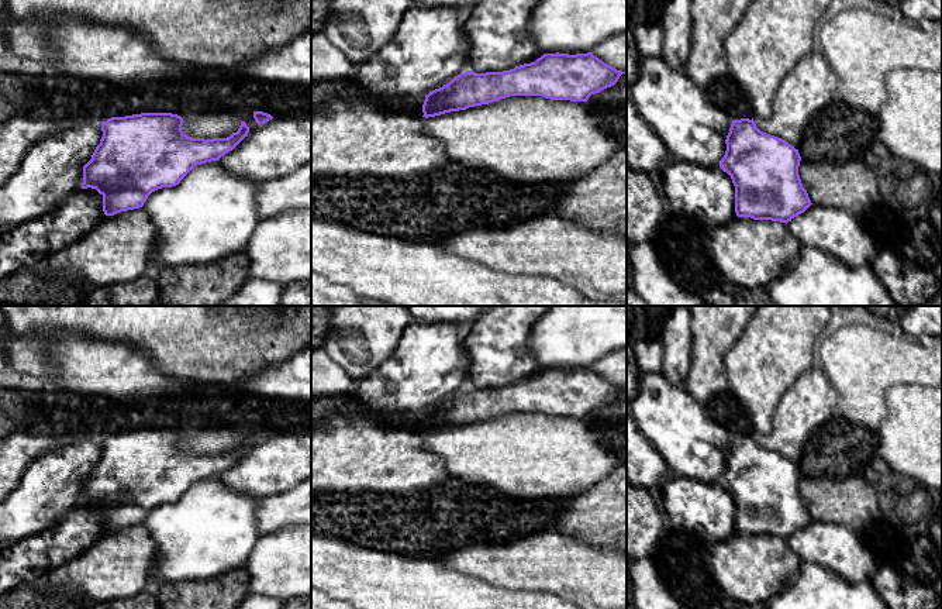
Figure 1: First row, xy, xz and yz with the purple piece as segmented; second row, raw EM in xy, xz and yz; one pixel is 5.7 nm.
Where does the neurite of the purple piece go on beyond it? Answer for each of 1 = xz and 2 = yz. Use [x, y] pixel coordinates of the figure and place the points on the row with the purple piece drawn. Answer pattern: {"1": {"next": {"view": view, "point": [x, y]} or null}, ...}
{"1": {"next": null}, "2": {"next": null}}

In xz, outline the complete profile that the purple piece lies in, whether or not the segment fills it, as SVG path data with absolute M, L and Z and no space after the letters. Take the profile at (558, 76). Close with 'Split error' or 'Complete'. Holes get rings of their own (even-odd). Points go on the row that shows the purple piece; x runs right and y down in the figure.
M544 54L535 62L503 72L465 72L425 94L425 118L489 104L510 96L587 102L625 73L587 54Z. Complete

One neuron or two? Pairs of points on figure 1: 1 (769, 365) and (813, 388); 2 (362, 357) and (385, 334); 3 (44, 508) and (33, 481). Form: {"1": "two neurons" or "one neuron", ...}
{"1": "two neurons", "2": "one neuron", "3": "one neuron"}

